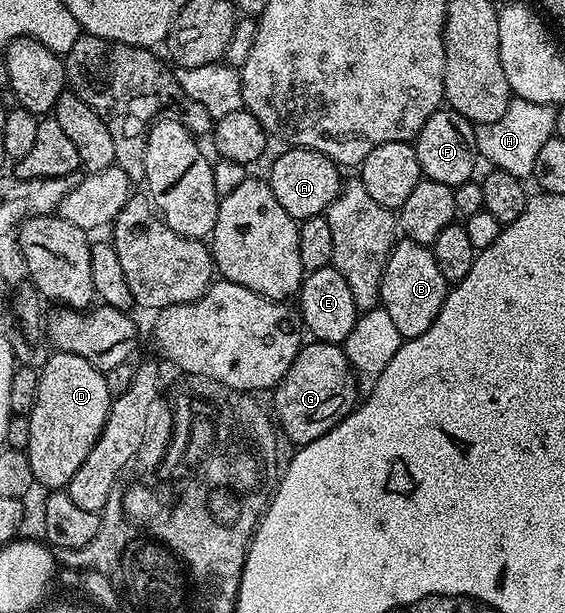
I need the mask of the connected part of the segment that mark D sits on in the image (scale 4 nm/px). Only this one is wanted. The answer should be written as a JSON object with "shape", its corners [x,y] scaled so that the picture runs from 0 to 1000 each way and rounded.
{"shape":[[[97,571],[67,605],[67,639],[64,661],[50,674],[55,706],[44,732],[50,752],[57,759],[62,790],[81,793],[81,798],[110,798],[124,786],[127,772],[149,759],[149,746],[170,726],[177,706],[184,700],[184,687],[191,680],[191,667],[198,646],[191,641],[191,628],[182,607],[149,589],[149,582],[135,582],[135,576]]]}

